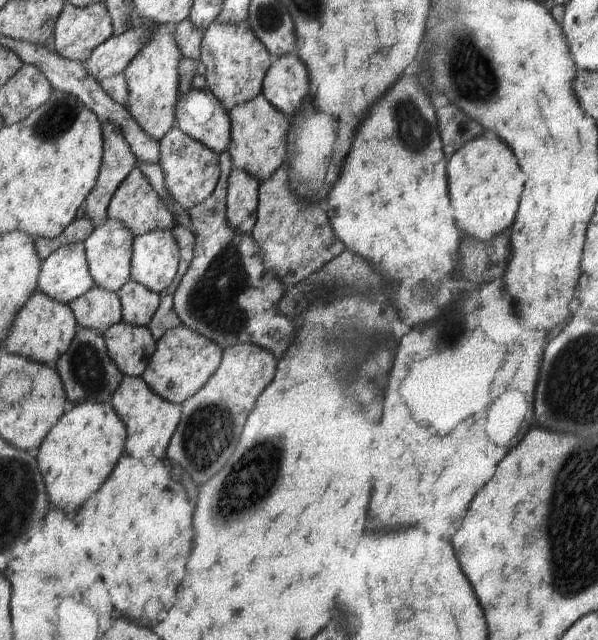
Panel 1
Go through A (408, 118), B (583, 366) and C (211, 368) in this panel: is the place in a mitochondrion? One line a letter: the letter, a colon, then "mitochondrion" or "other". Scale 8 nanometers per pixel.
A: mitochondrion
B: mitochondrion
C: other

